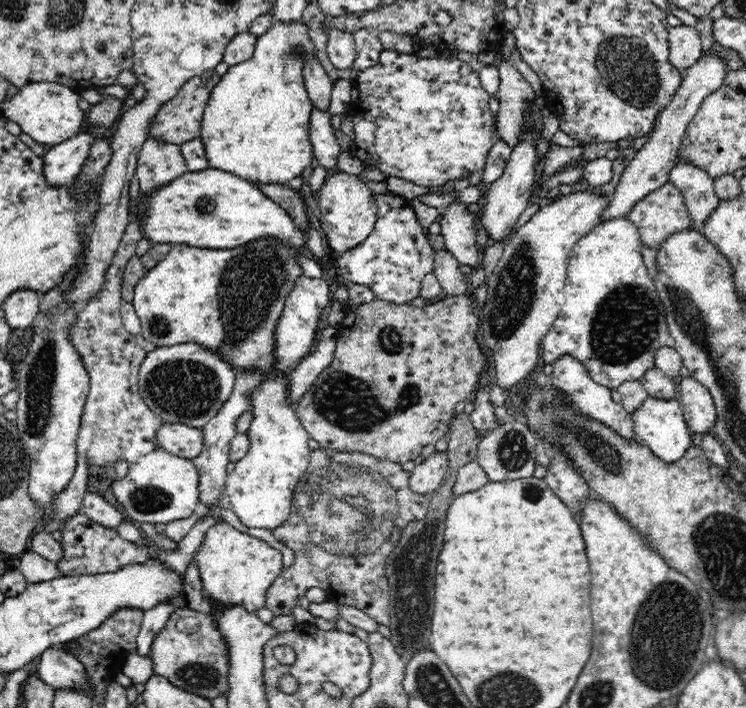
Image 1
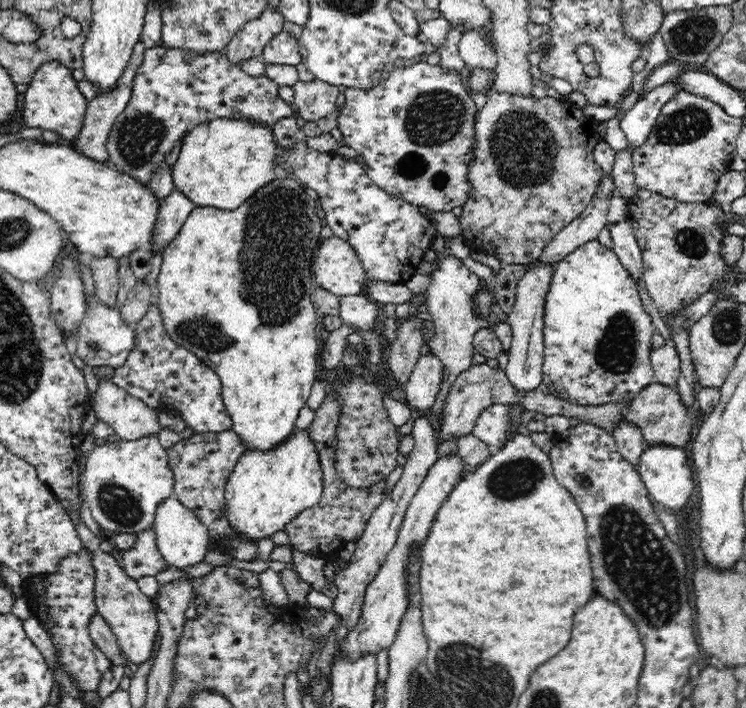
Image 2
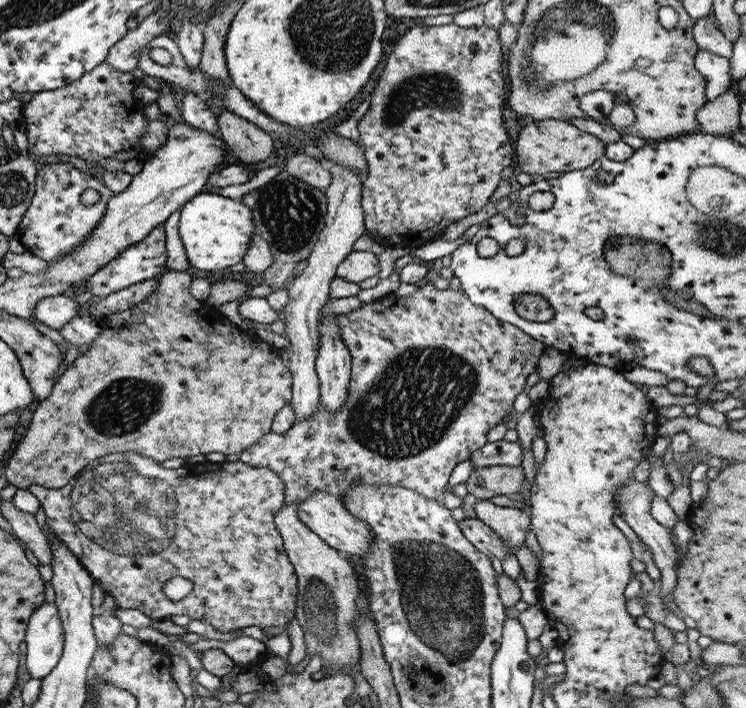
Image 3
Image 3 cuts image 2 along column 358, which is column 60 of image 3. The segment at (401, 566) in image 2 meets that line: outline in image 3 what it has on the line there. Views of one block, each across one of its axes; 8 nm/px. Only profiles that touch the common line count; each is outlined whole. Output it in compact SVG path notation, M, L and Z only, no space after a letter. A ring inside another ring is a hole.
M44 602L30 615L24 635L25 669L30 678L41 679L57 664L64 635L53 602Z

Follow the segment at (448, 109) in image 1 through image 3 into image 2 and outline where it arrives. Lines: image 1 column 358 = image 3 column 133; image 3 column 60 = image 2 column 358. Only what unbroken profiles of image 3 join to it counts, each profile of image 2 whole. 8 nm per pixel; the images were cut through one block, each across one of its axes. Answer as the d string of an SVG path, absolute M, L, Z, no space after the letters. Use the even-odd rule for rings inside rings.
M417 59L411 63L395 65L390 68L384 80L380 81L373 88L347 87L344 90L340 103L342 109L336 118L338 130L340 130L343 137L342 144L358 153L358 159L363 163L366 174L374 181L374 184L377 184L386 192L399 196L414 206L424 206L430 213L451 212L456 206L463 206L466 200L469 199L469 194L473 191L473 184L469 179L469 168L474 162L475 123L478 111L471 95L472 92L466 82L465 72L450 70L449 68L444 68L441 64L432 65L425 59Z

